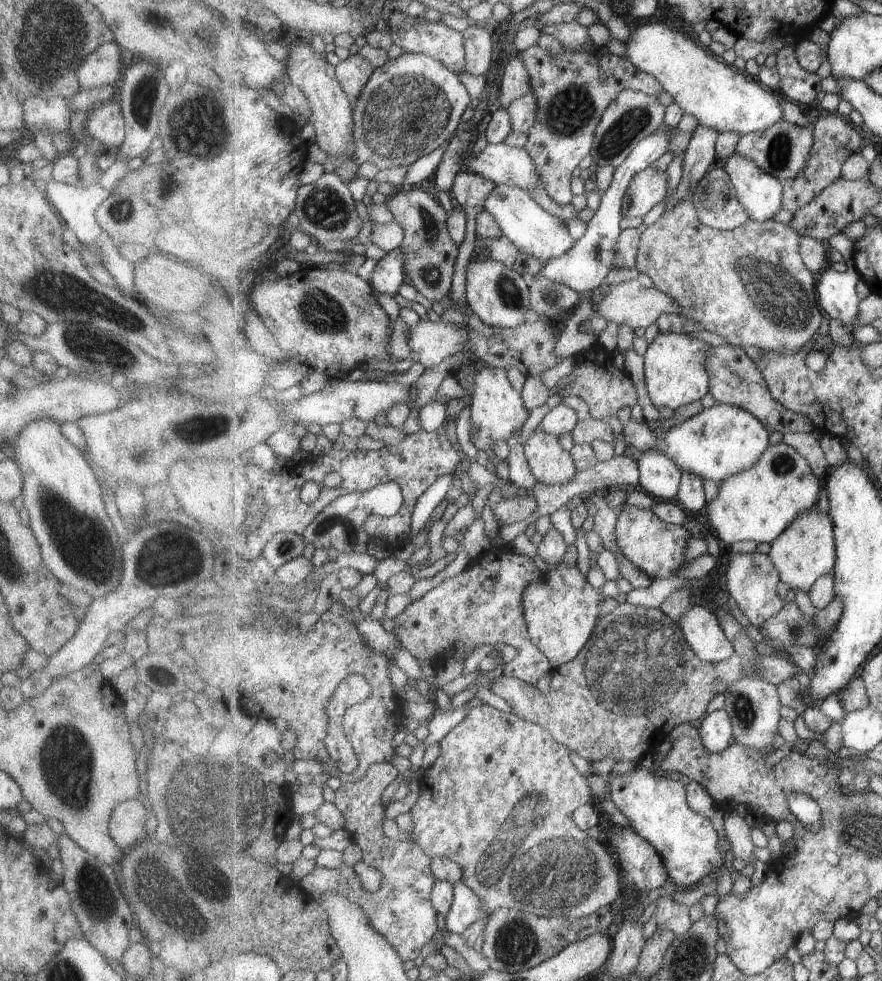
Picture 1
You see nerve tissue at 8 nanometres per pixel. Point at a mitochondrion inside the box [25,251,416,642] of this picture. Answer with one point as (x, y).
(59, 285)

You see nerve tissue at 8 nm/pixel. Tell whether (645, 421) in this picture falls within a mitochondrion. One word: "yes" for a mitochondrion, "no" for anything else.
no

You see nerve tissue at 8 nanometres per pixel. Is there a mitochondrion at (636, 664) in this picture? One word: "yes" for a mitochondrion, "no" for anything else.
yes

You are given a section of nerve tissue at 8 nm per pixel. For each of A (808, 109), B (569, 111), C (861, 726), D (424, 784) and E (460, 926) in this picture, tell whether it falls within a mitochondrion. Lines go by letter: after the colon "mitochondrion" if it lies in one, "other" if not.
A: other
B: mitochondrion
C: other
D: other
E: other

